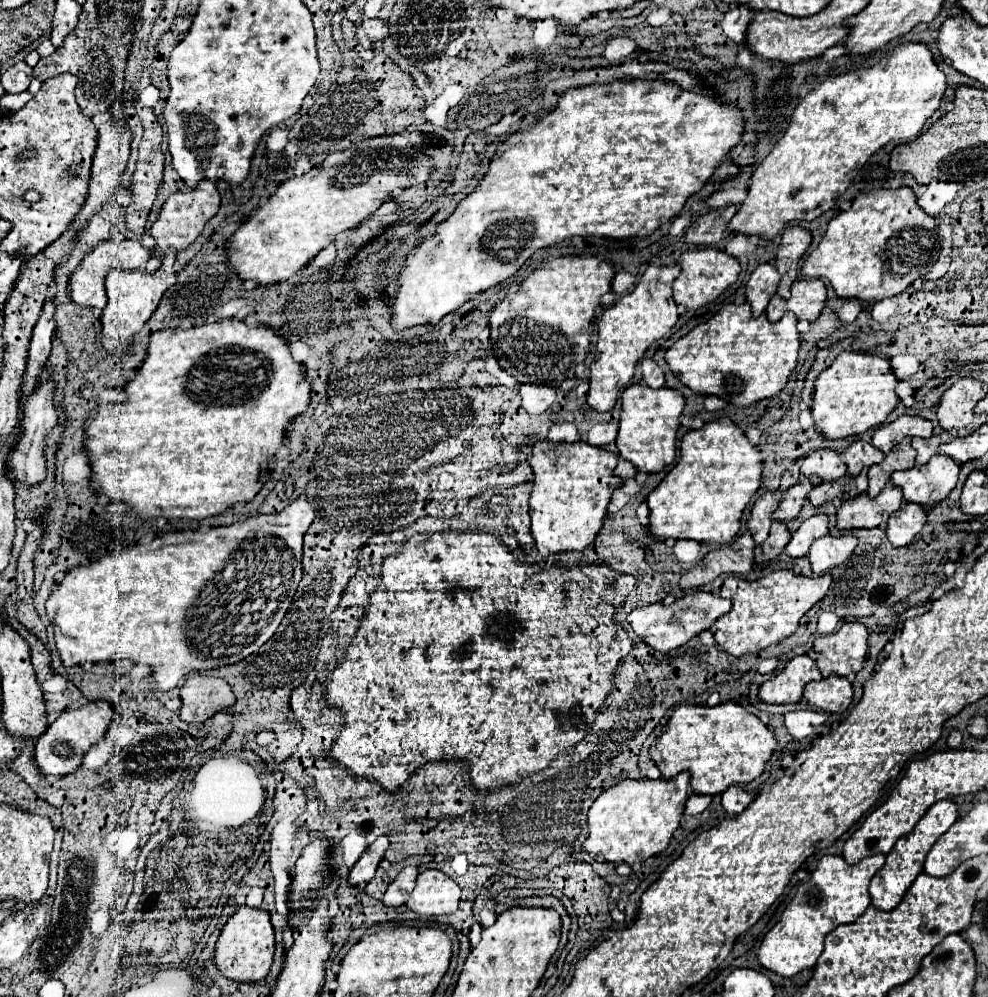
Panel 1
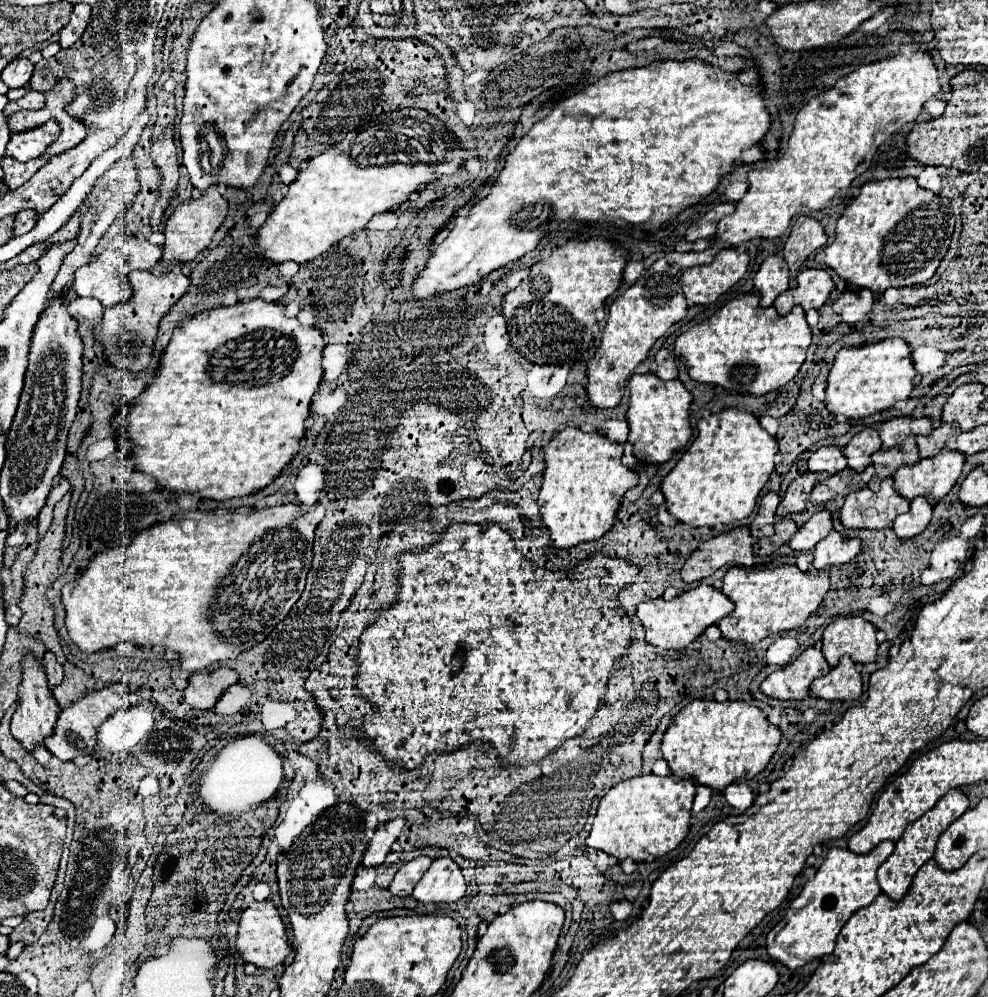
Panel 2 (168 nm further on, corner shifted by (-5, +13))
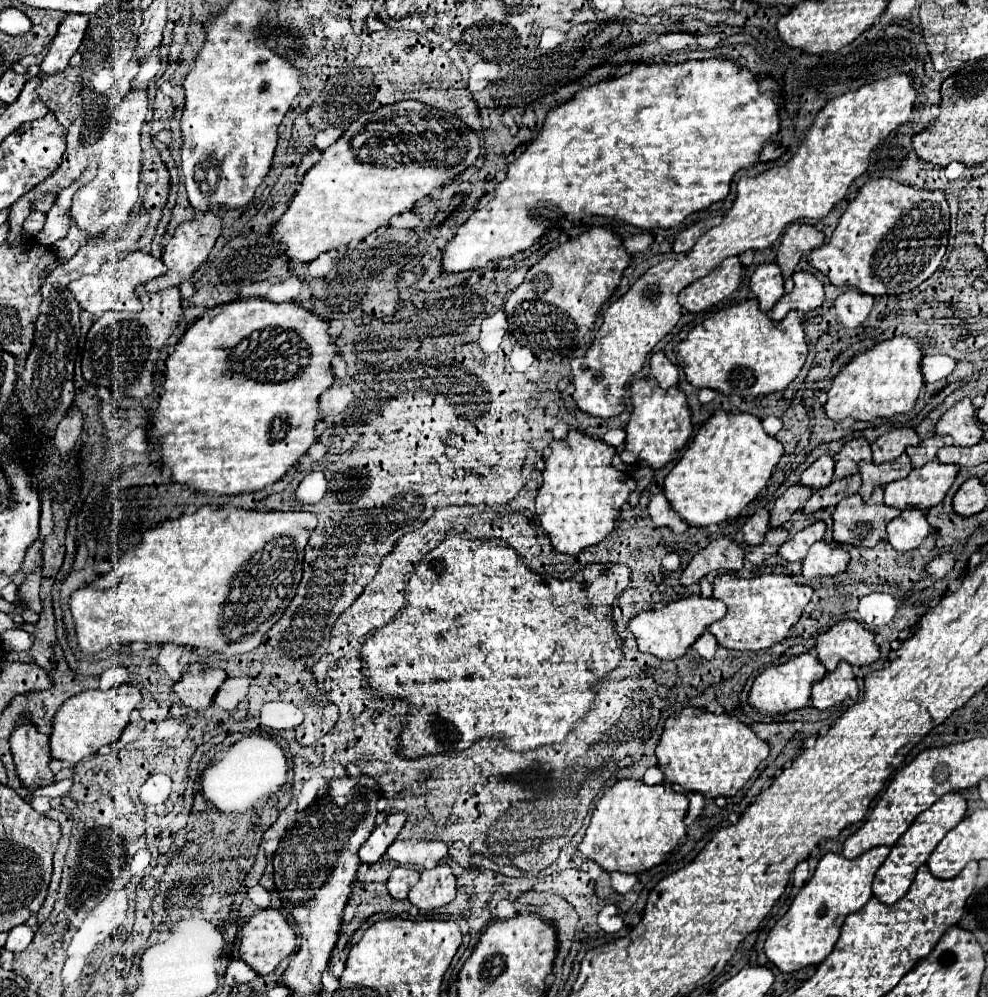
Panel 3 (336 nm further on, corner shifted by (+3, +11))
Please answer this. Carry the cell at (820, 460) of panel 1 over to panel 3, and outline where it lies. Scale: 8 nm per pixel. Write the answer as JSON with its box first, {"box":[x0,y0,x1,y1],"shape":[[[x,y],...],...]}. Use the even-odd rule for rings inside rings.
{"box":[801,456,833,488],"shape":[[[821,456],[817,458],[803,474],[801,474],[801,484],[809,488],[823,488],[831,484],[833,480],[833,458],[831,456]]]}

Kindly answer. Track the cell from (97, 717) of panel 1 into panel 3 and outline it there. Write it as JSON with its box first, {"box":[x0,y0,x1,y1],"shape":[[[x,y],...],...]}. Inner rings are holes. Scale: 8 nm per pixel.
{"box":[51,684,139,764],"shape":[[[119,684],[111,690],[85,690],[77,696],[71,696],[71,700],[63,702],[53,718],[51,758],[67,764],[77,764],[85,756],[95,754],[101,746],[111,744],[127,726],[129,712],[137,708],[139,700],[139,688],[133,684]]]}

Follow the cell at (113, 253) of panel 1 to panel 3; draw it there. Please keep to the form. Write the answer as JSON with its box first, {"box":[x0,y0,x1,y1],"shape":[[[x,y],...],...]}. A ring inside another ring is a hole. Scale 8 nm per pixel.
{"box":[69,250,167,318],"shape":[[[137,250],[137,252],[129,252],[125,258],[103,262],[103,266],[97,274],[85,274],[83,278],[71,282],[69,290],[75,296],[75,300],[79,302],[79,306],[97,318],[99,318],[99,314],[103,314],[107,310],[135,310],[137,312],[141,308],[141,302],[135,292],[137,284],[153,280],[165,272],[167,272],[167,268],[159,258]]]}

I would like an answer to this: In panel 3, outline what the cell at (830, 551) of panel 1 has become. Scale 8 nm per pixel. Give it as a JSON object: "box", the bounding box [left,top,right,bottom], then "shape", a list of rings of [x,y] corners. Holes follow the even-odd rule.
{"box":[803,540,849,580],"shape":[[[825,540],[815,542],[805,560],[803,560],[803,576],[807,580],[817,576],[835,576],[841,574],[849,564],[849,552],[841,546],[831,546]]]}

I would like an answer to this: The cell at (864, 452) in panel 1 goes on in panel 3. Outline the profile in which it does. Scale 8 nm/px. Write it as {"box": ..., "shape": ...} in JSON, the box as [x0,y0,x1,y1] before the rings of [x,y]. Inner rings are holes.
{"box":[835,438,871,478],"shape":[[[855,438],[849,440],[837,454],[835,454],[835,476],[837,478],[847,478],[859,472],[859,462],[861,460],[871,460],[871,448],[865,438]]]}

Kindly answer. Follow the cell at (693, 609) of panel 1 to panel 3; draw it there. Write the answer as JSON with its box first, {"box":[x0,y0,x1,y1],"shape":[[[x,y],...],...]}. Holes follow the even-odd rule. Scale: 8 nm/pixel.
{"box":[629,596,725,660],"shape":[[[687,596],[675,602],[665,604],[661,610],[643,610],[629,622],[629,630],[633,632],[639,650],[645,654],[653,654],[661,660],[675,660],[685,654],[685,650],[707,630],[709,624],[721,620],[725,616],[723,602],[715,598],[703,596]]]}

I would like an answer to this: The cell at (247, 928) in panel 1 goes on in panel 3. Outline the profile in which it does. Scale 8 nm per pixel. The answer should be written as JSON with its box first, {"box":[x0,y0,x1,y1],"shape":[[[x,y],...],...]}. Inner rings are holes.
{"box":[239,908,295,974],"shape":[[[273,908],[257,910],[249,916],[245,926],[241,928],[241,950],[239,956],[245,964],[249,964],[257,974],[269,974],[279,962],[283,962],[293,950],[295,950],[295,934],[289,928],[287,920],[281,916],[281,912]]]}

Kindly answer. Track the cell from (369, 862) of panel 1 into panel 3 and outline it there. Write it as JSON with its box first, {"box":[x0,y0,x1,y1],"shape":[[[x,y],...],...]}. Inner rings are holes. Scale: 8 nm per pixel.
{"box":[359,812,407,864],"shape":[[[397,812],[397,814],[387,816],[385,822],[377,824],[377,826],[373,828],[371,836],[367,838],[367,842],[365,842],[365,844],[361,846],[361,850],[359,850],[361,862],[365,862],[365,864],[377,862],[377,860],[387,852],[387,848],[393,844],[393,840],[395,840],[397,834],[401,832],[405,820],[407,820],[407,814]]]}

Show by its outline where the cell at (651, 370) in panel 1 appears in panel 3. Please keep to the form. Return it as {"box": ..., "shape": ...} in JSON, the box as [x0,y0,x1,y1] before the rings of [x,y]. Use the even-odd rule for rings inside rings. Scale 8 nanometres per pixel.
{"box":[651,352,679,388],"shape":[[[655,352],[651,356],[651,376],[659,382],[661,388],[671,388],[677,384],[677,378],[679,378],[679,372],[677,368],[669,362],[669,358],[663,354],[663,352]]]}

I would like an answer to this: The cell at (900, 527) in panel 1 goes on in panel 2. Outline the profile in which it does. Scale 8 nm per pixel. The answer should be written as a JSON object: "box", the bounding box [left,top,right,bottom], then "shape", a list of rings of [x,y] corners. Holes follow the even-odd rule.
{"box":[893,496,931,540],"shape":[[[919,496],[919,500],[911,502],[911,510],[903,516],[897,516],[893,522],[893,530],[901,540],[909,540],[917,534],[921,534],[929,522],[931,522],[931,506],[927,500],[923,500],[923,496]]]}

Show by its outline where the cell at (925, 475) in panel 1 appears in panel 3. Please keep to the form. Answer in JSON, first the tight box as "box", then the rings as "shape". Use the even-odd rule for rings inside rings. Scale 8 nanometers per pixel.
{"box":[885,460,957,510],"shape":[[[937,460],[927,462],[921,468],[913,468],[903,480],[895,480],[885,486],[885,504],[899,510],[921,508],[927,510],[939,504],[951,488],[957,466],[941,464]]]}

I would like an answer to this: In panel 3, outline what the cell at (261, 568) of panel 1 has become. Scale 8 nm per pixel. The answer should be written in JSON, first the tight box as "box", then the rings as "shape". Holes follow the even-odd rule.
{"box":[69,506,317,660],"shape":[[[203,506],[195,514],[183,514],[177,520],[167,520],[161,526],[155,526],[143,534],[141,544],[135,548],[123,552],[115,568],[93,580],[91,584],[75,590],[69,596],[69,608],[75,620],[75,636],[77,644],[83,654],[95,654],[99,650],[105,650],[113,644],[131,644],[131,642],[147,642],[147,644],[179,644],[179,646],[189,646],[189,648],[205,648],[215,656],[217,660],[227,660],[235,654],[251,652],[261,644],[263,634],[281,618],[289,602],[293,600],[299,580],[301,580],[301,566],[303,566],[303,550],[307,546],[307,540],[311,532],[317,526],[317,516],[313,512],[257,512],[257,510],[223,510],[223,508],[209,508]]]}

